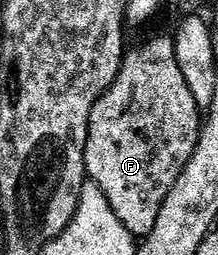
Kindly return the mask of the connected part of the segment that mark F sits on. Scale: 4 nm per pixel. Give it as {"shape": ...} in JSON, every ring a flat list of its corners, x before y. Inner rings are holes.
{"shape":[[171,36,156,37,149,45,144,45,141,49,136,49,127,54,124,58,123,65,120,66,120,74,116,76,116,81,107,93,101,97,99,103,94,107,94,111,90,115,90,127,88,128,88,143,84,148,84,168,87,176,90,178,91,184,98,186,106,195,106,199,110,203,110,207,114,211,114,215,118,215,118,219,122,219,122,223,131,231,132,236,137,239,143,239,148,236,150,231,154,231,154,223,158,223,158,215,162,211,162,203,170,195,170,191,174,187,174,183,178,183,178,179,182,175,182,171,190,163,190,159,194,155,196,145,200,142,200,130,202,128,202,109,200,113,200,105,196,102,197,94,188,86,186,75,182,71,182,67,176,62,176,42],[125,105,128,113,132,117,124,118,124,113,120,108]]}

